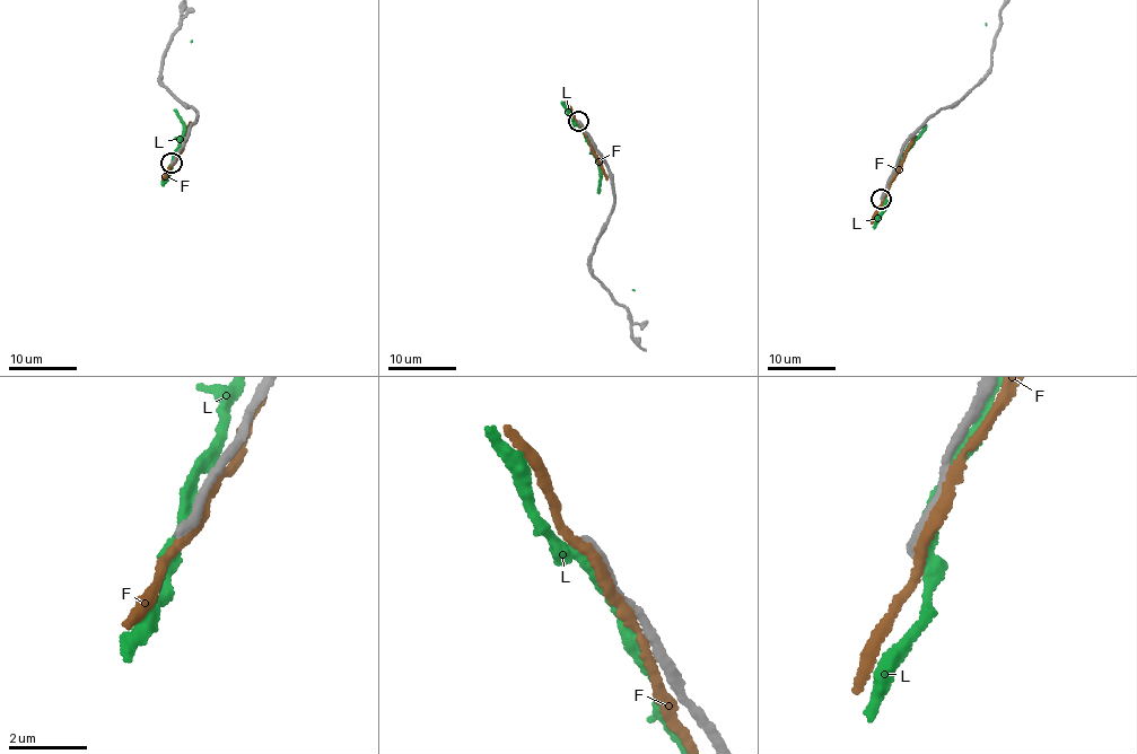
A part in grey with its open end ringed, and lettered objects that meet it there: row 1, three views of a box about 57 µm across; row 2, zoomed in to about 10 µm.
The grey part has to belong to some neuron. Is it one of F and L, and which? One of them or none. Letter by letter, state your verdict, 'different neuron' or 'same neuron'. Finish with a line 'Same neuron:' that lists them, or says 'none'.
F: different neuron
L: different neuron
Same neuron: none

